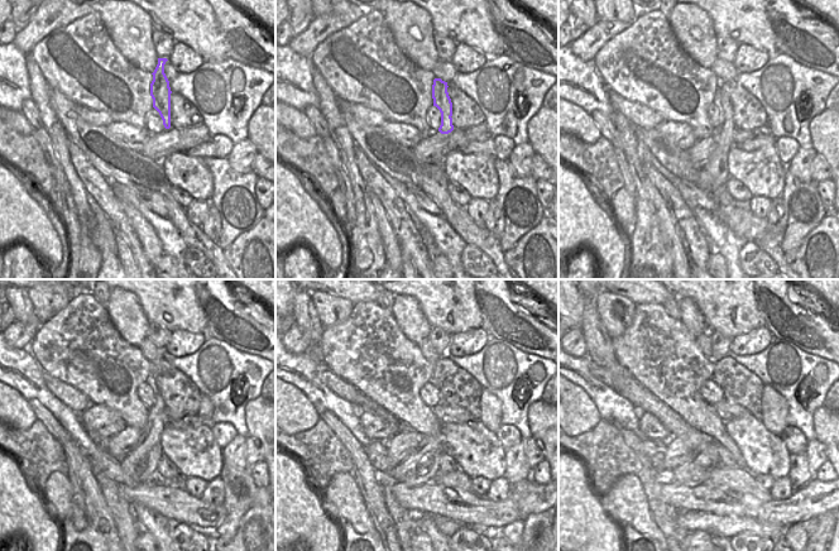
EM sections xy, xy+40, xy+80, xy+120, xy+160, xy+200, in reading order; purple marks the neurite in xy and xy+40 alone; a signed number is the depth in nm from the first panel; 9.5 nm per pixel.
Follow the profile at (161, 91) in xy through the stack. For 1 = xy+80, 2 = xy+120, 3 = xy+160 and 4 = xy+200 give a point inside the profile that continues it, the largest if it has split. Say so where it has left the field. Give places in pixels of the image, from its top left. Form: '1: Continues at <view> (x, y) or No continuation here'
1: Continues at xy+80 (714, 172)
2: Continues at xy+120 (140, 464)
3: Continues at xy+160 (411, 479)
4: Continues at xy+200 (688, 488).

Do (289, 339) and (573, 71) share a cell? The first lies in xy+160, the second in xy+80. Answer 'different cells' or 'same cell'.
different cells

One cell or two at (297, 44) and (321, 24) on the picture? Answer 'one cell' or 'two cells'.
one cell

